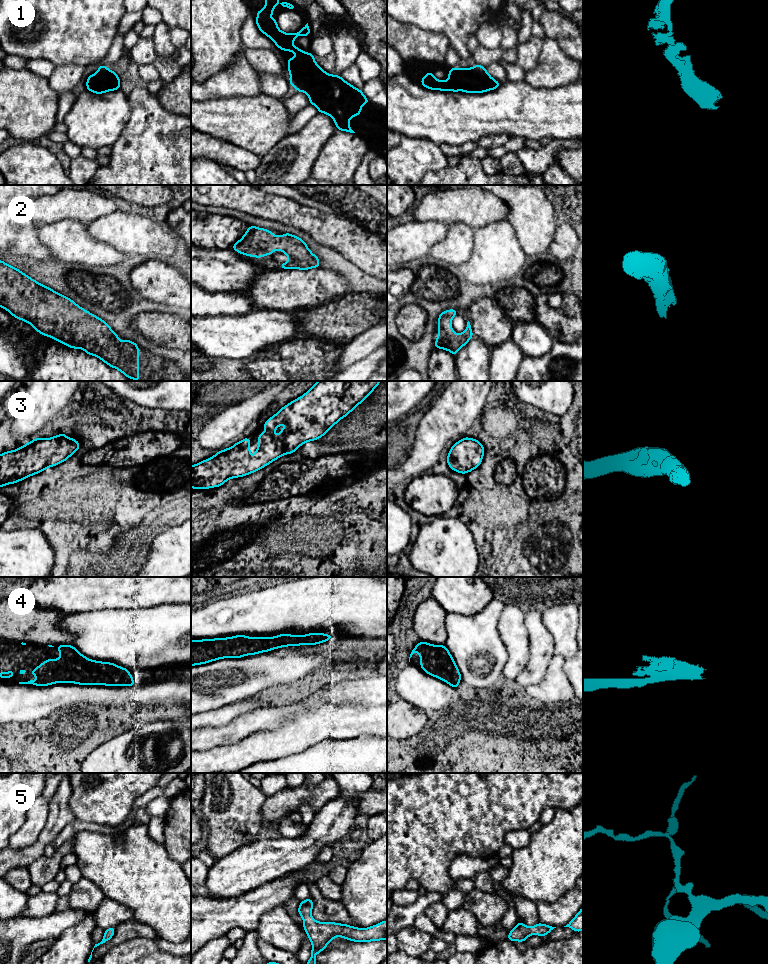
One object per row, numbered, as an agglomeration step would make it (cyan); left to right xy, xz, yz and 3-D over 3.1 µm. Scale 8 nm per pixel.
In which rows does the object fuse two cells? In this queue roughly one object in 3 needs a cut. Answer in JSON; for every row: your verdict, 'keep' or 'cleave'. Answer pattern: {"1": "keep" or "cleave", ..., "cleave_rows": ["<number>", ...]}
{"1": "keep", "2": "keep", "3": "keep", "4": "keep", "5": "keep", "cleave_rows": []}

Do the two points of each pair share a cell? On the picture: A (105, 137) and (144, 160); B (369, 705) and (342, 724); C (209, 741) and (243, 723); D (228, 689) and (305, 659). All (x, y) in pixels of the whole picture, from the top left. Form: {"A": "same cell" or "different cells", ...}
{"A": "different cells", "B": "same cell", "C": "same cell", "D": "same cell"}

